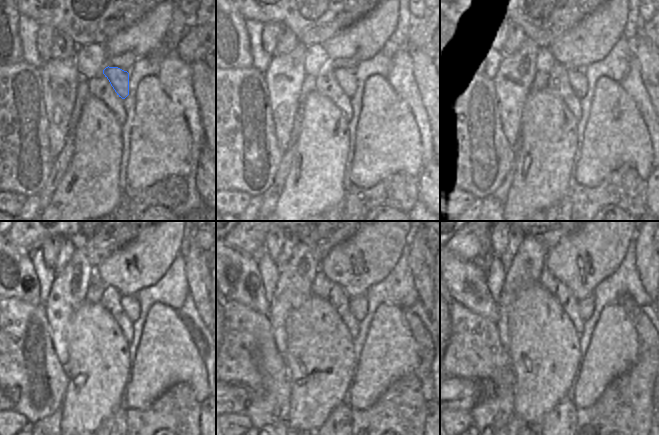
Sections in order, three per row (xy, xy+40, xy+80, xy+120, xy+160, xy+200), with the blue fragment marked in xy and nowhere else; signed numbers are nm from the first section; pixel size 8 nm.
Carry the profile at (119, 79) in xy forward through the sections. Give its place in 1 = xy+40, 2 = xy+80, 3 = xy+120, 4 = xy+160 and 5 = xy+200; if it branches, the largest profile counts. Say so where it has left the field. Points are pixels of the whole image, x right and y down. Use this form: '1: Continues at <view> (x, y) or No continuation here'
1: Continues at xy+40 (346, 79)
2: Continues at xy+80 (578, 81)
3: Continues at xy+120 (130, 304)
4: Continues at xy+160 (359, 306)
5: Continues at xy+200 (586, 306).

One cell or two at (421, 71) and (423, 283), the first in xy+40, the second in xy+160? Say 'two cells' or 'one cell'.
one cell

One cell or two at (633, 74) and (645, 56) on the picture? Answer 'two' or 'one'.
two

